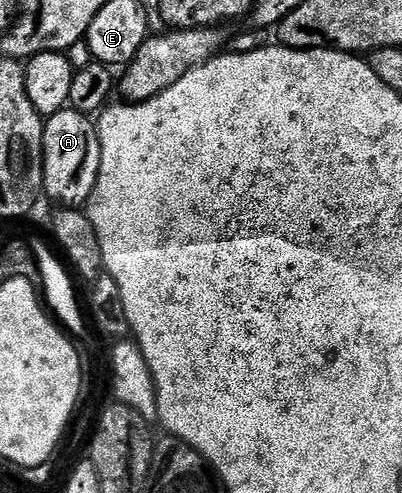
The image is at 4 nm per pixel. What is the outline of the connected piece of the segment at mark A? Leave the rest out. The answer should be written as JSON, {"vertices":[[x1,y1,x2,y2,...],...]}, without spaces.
{"vertices":[[63,108,58,114,47,117,44,122,44,191,45,197,57,200,60,206,84,206,92,196,98,182,100,169,100,133,89,117,74,109]]}

